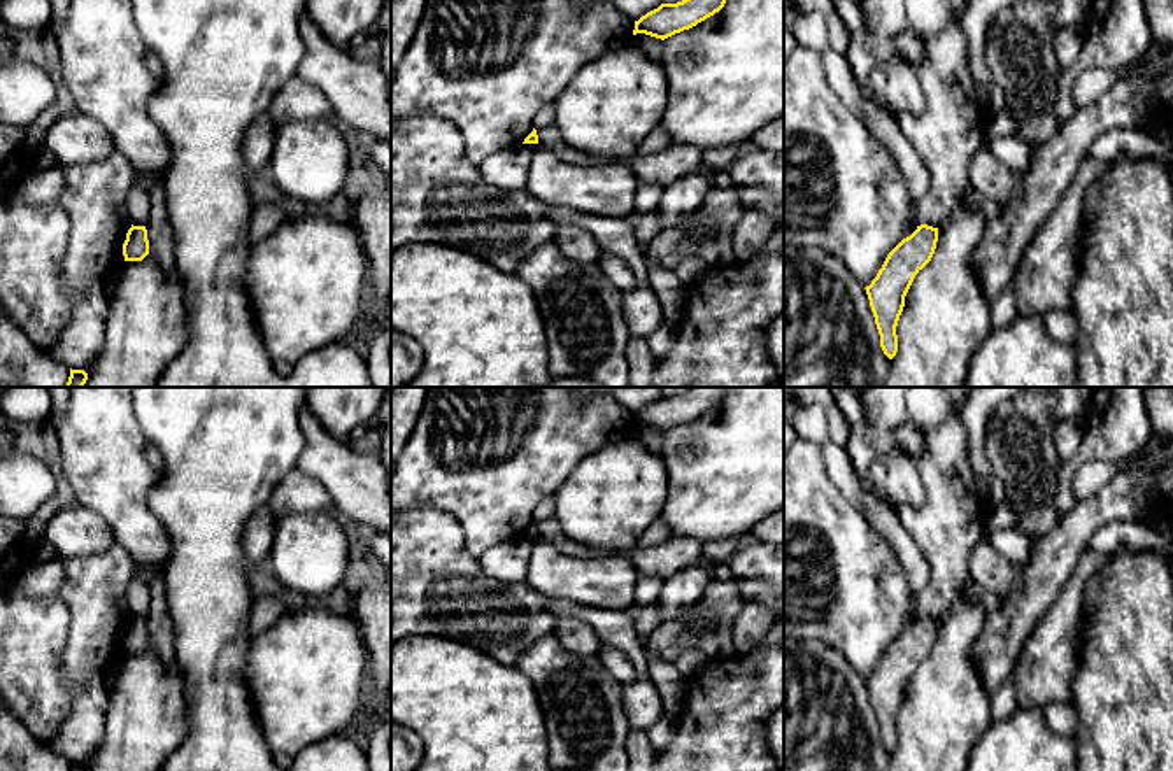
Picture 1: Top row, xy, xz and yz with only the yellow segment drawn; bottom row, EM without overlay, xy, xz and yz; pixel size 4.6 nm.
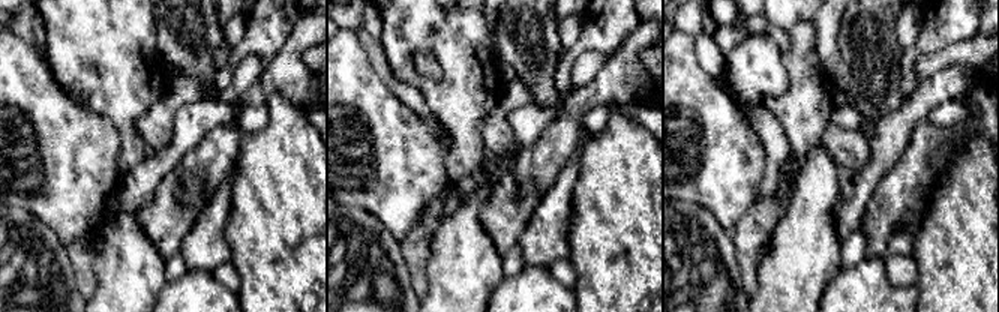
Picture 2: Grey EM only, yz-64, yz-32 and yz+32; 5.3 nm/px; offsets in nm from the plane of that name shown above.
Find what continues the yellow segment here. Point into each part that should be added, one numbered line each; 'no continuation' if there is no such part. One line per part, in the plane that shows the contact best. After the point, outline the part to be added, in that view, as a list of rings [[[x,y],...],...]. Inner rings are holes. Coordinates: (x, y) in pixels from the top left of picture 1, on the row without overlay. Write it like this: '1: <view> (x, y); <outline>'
no continuation

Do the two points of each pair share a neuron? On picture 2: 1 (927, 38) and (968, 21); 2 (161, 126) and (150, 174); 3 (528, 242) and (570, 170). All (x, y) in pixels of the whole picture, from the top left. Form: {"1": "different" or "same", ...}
{"1": "same", "2": "different", "3": "same"}

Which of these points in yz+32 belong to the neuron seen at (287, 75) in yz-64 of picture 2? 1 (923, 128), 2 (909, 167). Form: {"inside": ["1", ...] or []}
{"inside": []}

